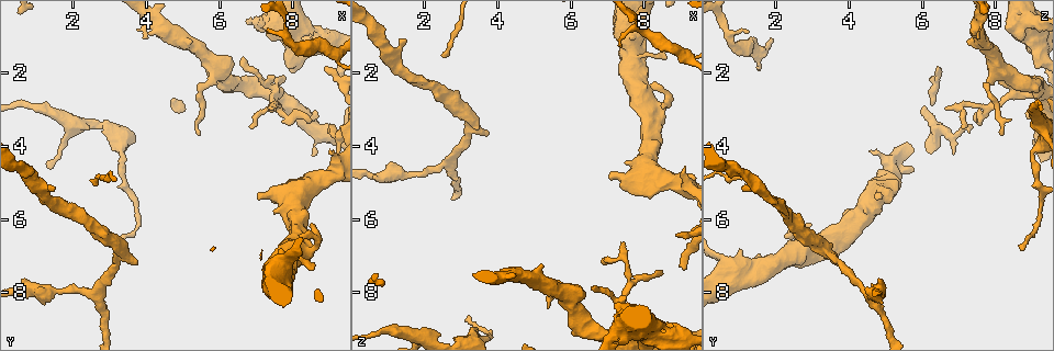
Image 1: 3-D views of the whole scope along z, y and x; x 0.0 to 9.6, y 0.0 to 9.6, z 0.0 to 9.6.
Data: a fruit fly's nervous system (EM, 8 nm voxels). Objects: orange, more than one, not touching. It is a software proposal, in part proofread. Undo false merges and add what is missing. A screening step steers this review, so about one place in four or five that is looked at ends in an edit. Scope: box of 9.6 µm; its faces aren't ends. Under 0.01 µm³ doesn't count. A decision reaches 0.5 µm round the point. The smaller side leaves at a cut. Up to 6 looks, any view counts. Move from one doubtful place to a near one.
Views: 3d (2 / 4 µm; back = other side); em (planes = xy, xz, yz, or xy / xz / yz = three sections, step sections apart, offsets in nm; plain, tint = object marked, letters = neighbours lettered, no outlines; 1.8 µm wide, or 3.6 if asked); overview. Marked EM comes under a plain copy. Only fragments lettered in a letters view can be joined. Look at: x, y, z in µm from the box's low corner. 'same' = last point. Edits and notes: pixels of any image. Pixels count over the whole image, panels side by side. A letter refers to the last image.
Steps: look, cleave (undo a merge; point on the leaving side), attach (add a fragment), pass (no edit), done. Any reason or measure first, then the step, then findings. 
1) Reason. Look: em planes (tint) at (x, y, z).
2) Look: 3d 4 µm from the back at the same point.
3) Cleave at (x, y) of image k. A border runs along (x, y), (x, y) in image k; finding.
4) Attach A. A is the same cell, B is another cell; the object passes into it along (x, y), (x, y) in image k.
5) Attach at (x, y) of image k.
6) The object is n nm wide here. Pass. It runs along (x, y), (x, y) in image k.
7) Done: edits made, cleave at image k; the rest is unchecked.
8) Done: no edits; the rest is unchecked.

Thick turns thin. Look: em xy step 8 (letters) at (1.20, 2.95, 9.00).

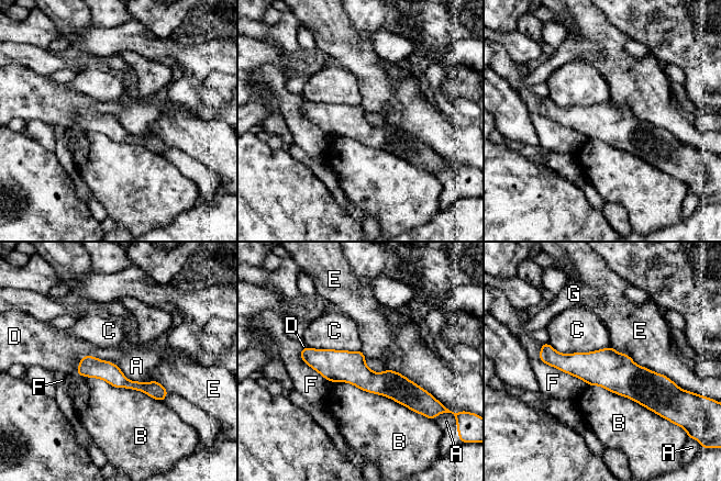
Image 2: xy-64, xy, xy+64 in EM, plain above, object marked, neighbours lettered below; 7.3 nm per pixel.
Pass. A, B, C, D, E, F and G are other cells; it runs along (542, 356), (668, 386) in image 2; all the same neuron.

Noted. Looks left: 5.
Side arm on a straight run. Look: em planes (letters) at (7.55, 2.55, 8.50).

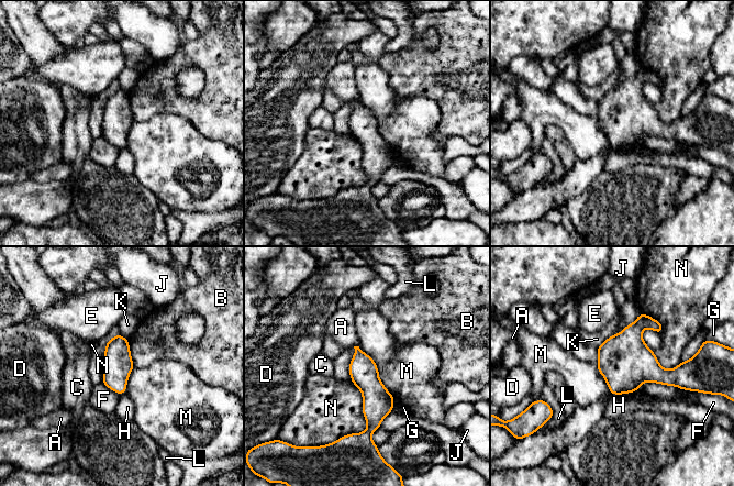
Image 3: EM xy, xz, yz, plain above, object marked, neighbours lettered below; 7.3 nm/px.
The longest contact is with M, 500 nm. Pass. A, B, C, D, E, F, G, H, J, K, L, M and N are other cells; a border runs along (358, 345), (395, 401) in image 3; continuous, no second neuron.

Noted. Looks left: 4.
Branch stops here. Look: 3d 4 µm at (1.50, 5.15, 1.10).

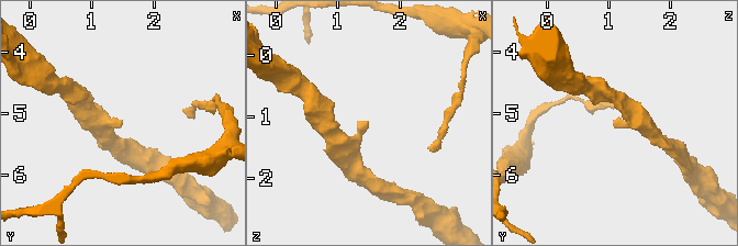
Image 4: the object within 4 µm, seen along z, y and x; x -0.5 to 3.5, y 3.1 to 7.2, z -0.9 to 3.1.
Shape alone is not enough. Look: em planes (letters) at (1.45, 5.10, 1.05).

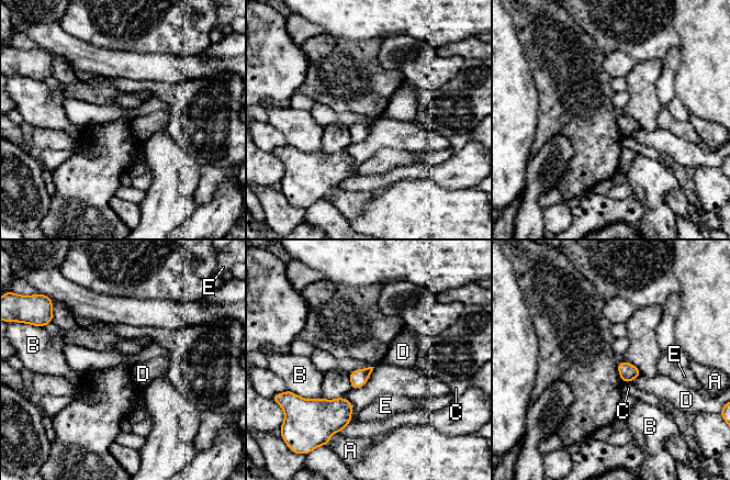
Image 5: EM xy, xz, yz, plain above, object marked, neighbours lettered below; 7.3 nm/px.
Pass. A, B, C, D and E are other cells; a border runs along (641, 375), (631, 381) in image 5; no lettered fragment goes on from it.

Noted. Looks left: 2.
Done: no edits; the rest is unchecked.

